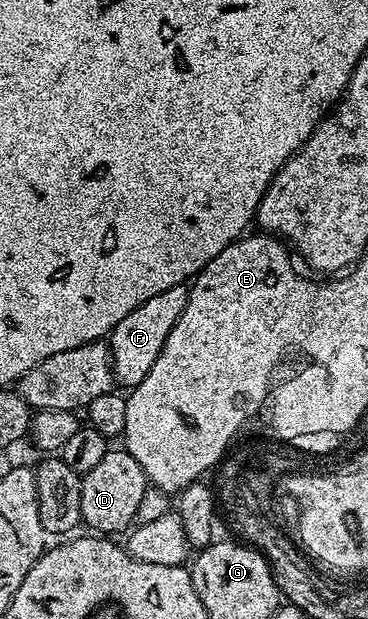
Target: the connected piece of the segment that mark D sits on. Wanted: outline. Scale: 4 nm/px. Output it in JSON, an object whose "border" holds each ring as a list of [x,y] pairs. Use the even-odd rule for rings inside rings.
{"border":[[[126,450],[108,451],[94,466],[94,470],[83,473],[80,486],[82,492],[82,521],[89,524],[91,531],[96,534],[116,534],[131,529],[134,524],[136,507],[142,502],[146,490],[150,486],[148,475],[134,462],[134,458]]]}

